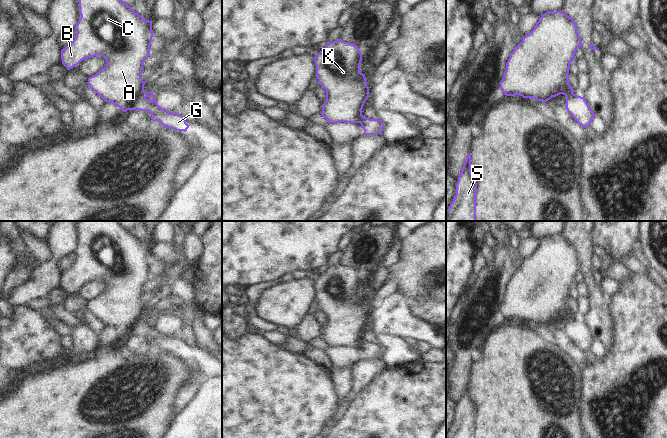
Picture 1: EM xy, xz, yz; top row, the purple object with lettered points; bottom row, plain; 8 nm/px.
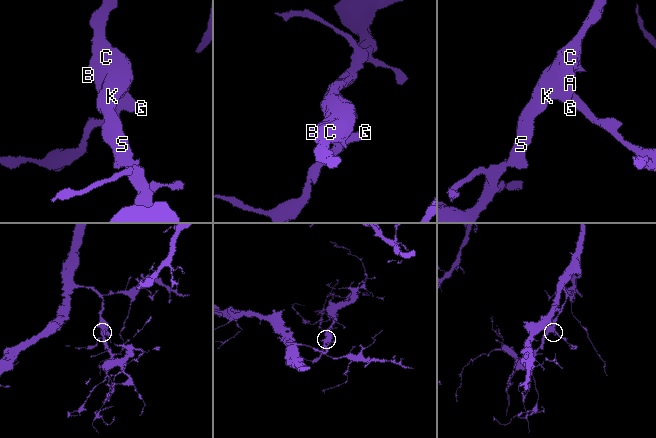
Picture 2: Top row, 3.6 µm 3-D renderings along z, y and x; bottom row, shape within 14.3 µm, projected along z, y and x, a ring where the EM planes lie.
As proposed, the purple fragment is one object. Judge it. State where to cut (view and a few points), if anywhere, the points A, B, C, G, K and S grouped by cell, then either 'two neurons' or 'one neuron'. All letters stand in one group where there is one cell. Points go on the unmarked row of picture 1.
cut in xy along (144, 315), (128, 333); A B C K S / G; two neurons

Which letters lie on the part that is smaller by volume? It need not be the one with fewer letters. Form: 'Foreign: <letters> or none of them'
Foreign: G

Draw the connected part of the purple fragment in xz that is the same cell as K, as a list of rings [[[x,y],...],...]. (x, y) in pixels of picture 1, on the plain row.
[[[341,263],[328,266],[325,273],[314,281],[318,307],[326,314],[326,325],[321,339],[328,347],[360,347],[364,342],[362,333],[369,322],[369,311],[365,298],[360,296],[361,285],[362,278],[359,272]]]

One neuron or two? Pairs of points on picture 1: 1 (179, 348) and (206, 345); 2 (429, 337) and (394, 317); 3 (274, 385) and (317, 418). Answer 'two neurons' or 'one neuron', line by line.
1: two neurons
2: one neuron
3: one neuron

